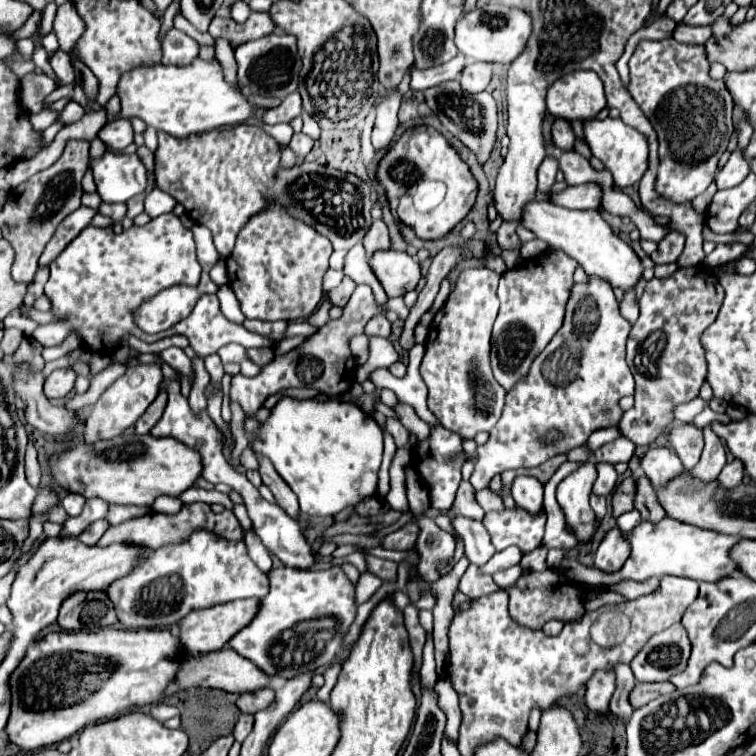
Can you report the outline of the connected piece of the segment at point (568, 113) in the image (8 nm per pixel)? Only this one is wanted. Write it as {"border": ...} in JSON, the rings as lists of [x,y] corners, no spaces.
{"border":[[[576,70],[548,88],[548,112],[566,120],[588,120],[606,108],[602,80],[592,70]]]}

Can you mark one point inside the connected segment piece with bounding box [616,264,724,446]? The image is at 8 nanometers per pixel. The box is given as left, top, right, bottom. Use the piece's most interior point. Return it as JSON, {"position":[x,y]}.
{"position":[664,353]}

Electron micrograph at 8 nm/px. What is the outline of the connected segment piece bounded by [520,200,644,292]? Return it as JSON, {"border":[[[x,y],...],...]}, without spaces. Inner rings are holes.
{"border":[[[530,200],[522,208],[522,218],[520,224],[534,232],[536,238],[544,240],[548,246],[554,246],[558,250],[564,250],[570,254],[578,264],[584,268],[588,276],[596,276],[612,284],[612,288],[620,288],[624,292],[634,290],[638,280],[642,278],[642,262],[638,254],[624,242],[620,240],[612,228],[604,222],[604,218],[598,214],[598,210],[570,210],[562,208],[550,200],[538,202]]]}

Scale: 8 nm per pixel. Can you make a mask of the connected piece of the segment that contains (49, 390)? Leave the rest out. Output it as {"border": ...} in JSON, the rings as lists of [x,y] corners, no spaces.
{"border":[[[72,368],[54,370],[44,382],[44,394],[50,400],[52,398],[64,398],[74,390],[74,382],[76,382],[76,372]]]}

